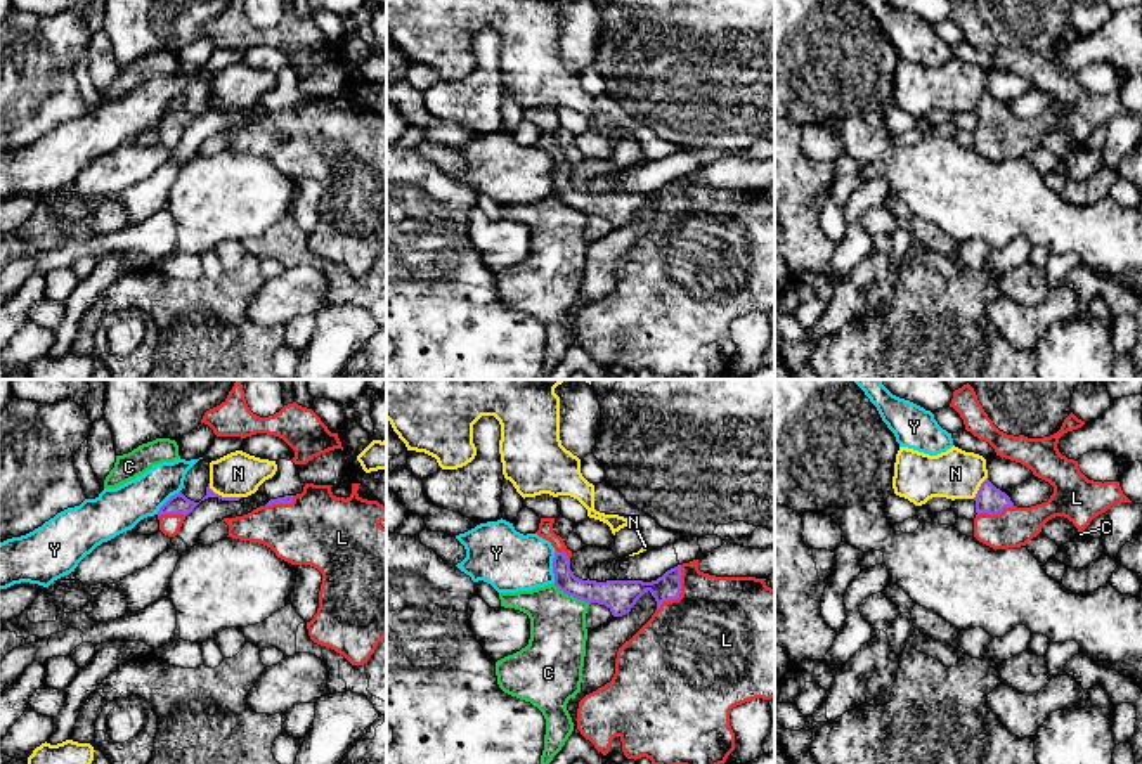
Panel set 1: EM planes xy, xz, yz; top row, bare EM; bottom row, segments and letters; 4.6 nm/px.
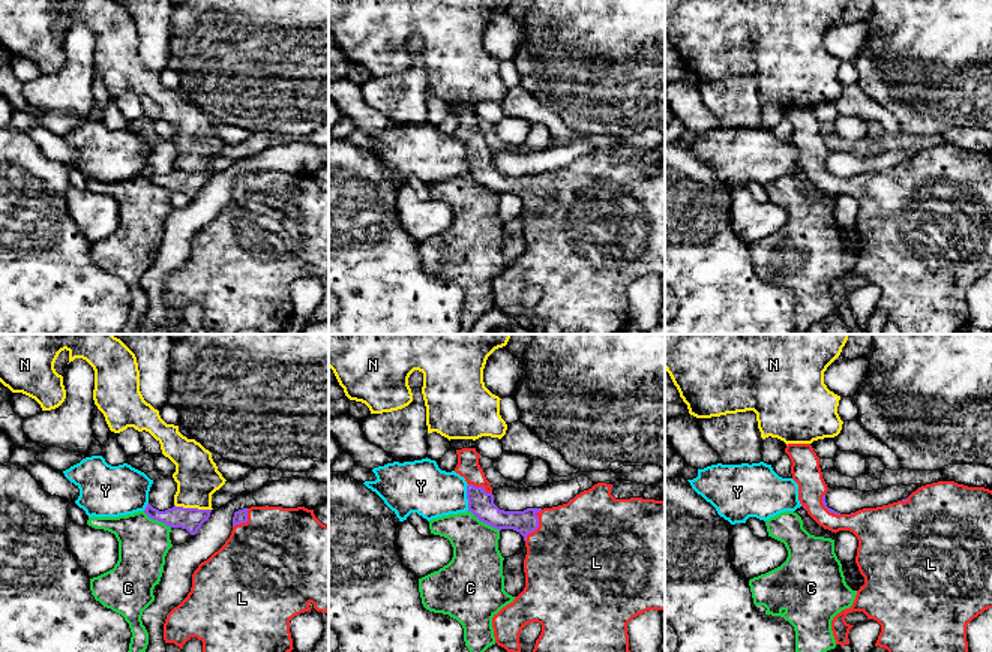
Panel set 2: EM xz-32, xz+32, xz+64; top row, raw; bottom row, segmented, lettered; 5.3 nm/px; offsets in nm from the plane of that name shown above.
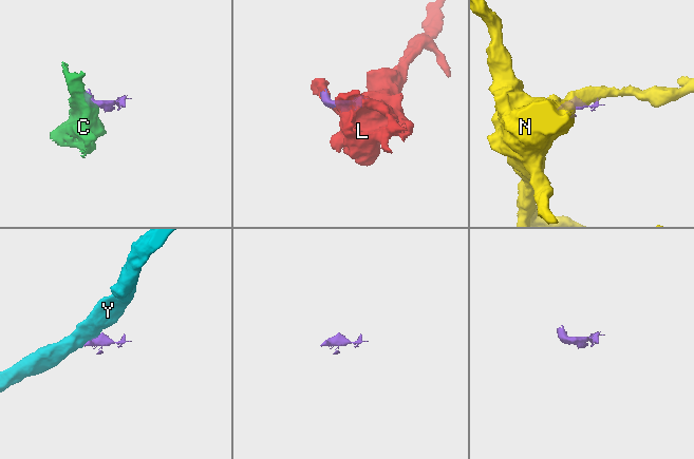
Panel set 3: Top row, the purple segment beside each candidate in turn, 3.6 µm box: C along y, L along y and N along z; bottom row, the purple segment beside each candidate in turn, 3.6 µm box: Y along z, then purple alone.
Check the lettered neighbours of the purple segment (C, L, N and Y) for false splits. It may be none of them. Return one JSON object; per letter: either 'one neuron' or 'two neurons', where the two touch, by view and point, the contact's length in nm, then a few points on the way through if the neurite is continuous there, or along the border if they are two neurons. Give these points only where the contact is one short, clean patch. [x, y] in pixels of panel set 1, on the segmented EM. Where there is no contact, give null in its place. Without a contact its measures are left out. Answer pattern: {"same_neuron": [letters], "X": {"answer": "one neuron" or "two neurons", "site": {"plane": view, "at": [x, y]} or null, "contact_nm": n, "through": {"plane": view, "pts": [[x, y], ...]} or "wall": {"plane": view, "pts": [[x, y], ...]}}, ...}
{"same_neuron": ["L"], "C": {"answer": "two neurons", "site": {"plane": "xz", "at": [572, 595]}, "contact_nm": 200, "wall": {"plane": "xz", "pts": [[553, 582], [565, 593], [590, 603]]}}, "L": {"answer": "one neuron", "site": {"plane": "xz", "at": [680, 593]}, "contact_nm": 240}, "N": {"answer": "two neurons", "site": {"plane": "xy", "at": [224, 498]}, "contact_nm": 170, "wall": {"plane": "xy", "pts": [[208, 484], [222, 496], [240, 498]]}}, "Y": {"answer": "two neurons", "site": {"plane": "xz", "at": [553, 567]}, "contact_nm": 140, "wall": {"plane": "xz", "pts": [[555, 551], [553, 581]]}}}

